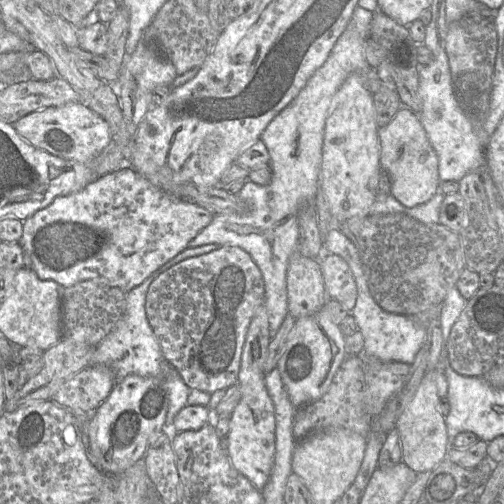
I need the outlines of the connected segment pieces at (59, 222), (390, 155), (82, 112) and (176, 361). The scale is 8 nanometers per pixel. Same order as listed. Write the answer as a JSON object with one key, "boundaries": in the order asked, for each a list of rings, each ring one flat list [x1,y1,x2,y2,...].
{"boundaries":[[[130,165,90,182,74,193,59,196,47,207,23,221,21,245,25,265,42,280,52,280,63,288,85,280,100,280,128,293,157,269,189,247,190,241,214,215,205,208,154,186]],[[402,106,394,118,378,129,380,164,391,180,391,194,403,205,413,207,430,200,440,189,438,156,416,112]],[[80,102,50,106,24,115,13,123,16,131,33,146,65,160,89,163,109,145,112,133,109,124]],[[225,245,207,254,182,260,157,276,148,288,145,301,145,311,148,322,158,340,165,359,179,372,185,384,190,389,197,389,200,391,213,393,220,389,227,389,228,387,237,383,241,364,241,355,248,327,257,308,264,304,265,301,266,296,264,278,251,255,240,247]]]}

